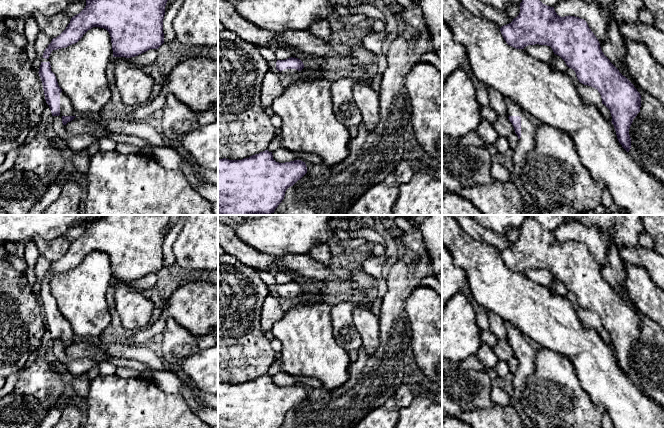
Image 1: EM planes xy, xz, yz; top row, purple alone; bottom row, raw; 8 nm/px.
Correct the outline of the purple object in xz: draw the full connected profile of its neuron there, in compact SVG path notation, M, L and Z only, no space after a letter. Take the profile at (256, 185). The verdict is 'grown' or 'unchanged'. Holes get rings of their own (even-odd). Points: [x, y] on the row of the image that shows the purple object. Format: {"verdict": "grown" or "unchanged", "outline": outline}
{"verdict": "unchanged", "outline": "M265 150L242 160L218 159L218 215L268 215L282 202L286 190L307 173L305 162L276 162Z"}

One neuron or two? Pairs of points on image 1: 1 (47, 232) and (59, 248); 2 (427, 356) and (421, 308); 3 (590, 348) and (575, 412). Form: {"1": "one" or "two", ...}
{"1": "two", "2": "one", "3": "two"}

